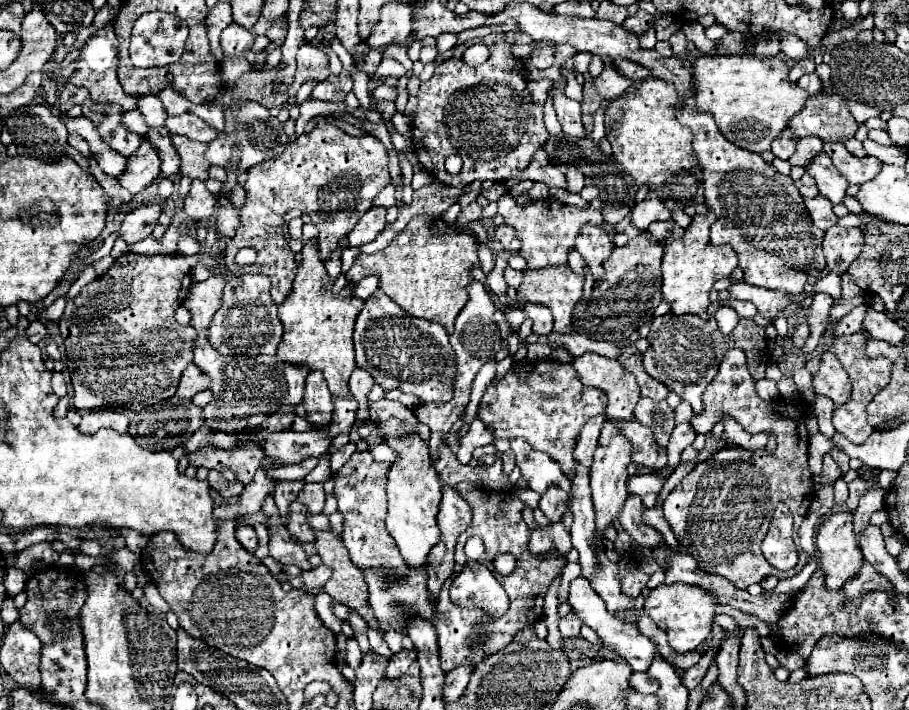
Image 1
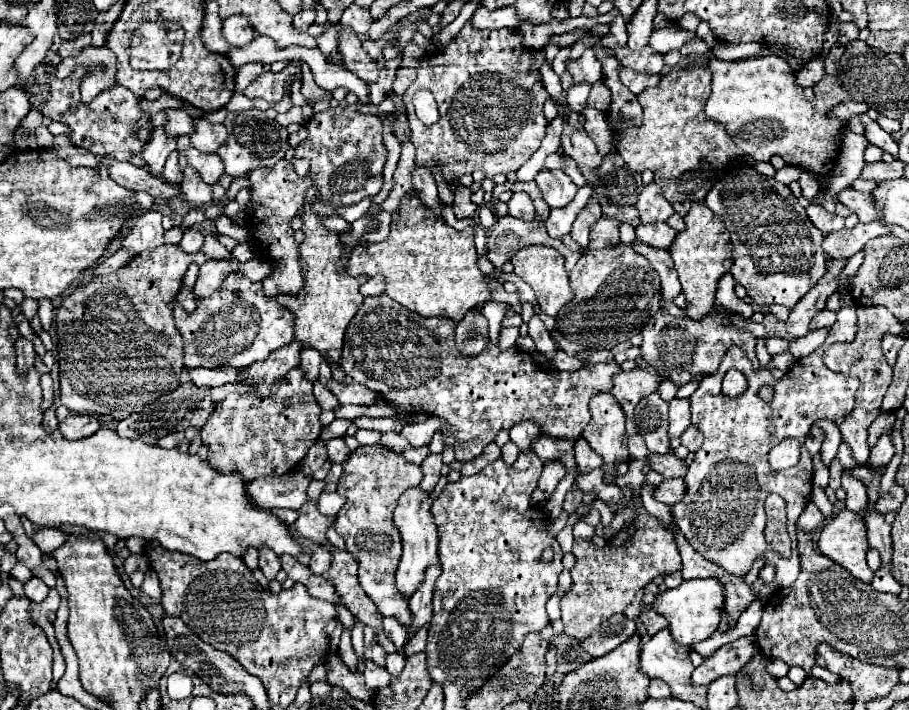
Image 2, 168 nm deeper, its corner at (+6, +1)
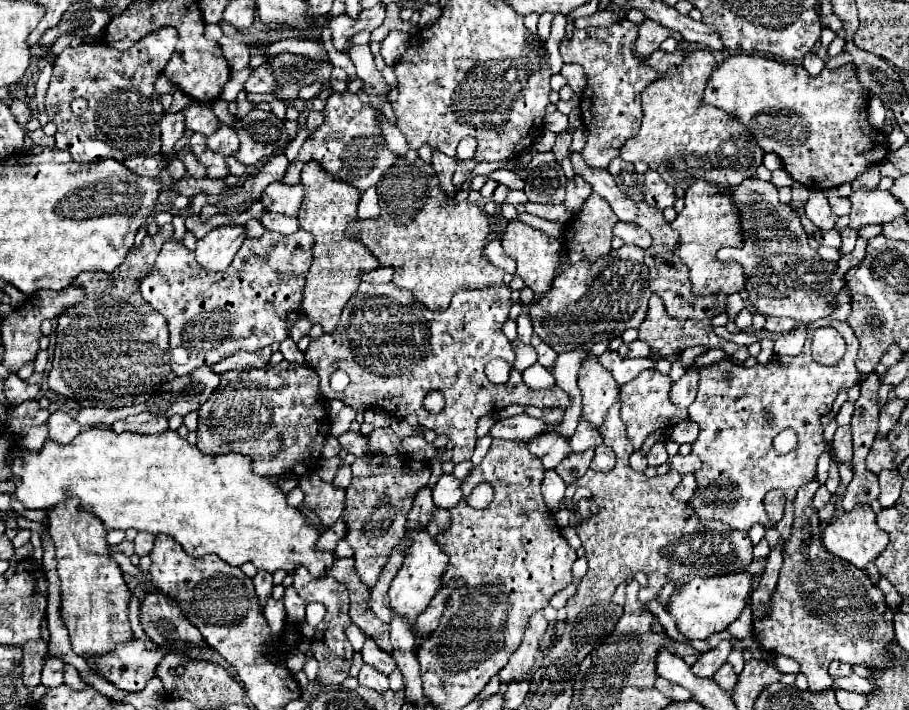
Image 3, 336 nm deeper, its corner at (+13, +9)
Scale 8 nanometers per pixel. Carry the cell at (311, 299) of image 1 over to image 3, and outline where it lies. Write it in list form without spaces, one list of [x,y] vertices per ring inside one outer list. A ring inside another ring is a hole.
[[[307,161],[301,171],[301,183],[305,187],[305,193],[299,209],[299,225],[305,231],[311,231],[315,237],[313,265],[307,273],[301,305],[311,323],[321,323],[323,331],[331,333],[339,321],[345,303],[357,291],[361,275],[377,269],[379,261],[365,245],[359,243],[357,237],[349,233],[349,223],[357,221],[357,205],[361,199],[361,191],[325,173],[325,169],[317,161]]]

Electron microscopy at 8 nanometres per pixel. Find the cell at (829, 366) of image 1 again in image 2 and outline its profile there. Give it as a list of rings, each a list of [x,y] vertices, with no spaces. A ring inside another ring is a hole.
[[[840,293],[840,301],[842,307],[838,309],[838,319],[824,343],[808,357],[798,359],[782,381],[770,383],[774,391],[770,405],[766,405],[766,401],[760,397],[760,387],[766,383],[766,369],[754,373],[744,349],[738,349],[736,345],[726,351],[718,373],[706,375],[694,395],[688,399],[691,423],[704,435],[704,443],[688,467],[688,473],[684,477],[686,491],[684,497],[672,505],[672,515],[696,553],[740,579],[748,575],[760,555],[766,557],[766,563],[778,569],[774,579],[776,587],[792,585],[800,573],[798,551],[794,551],[794,559],[782,559],[768,549],[764,541],[764,501],[770,493],[780,493],[780,497],[786,499],[788,533],[792,547],[796,549],[794,523],[810,503],[812,493],[812,455],[806,451],[804,439],[810,433],[814,421],[818,421],[820,417],[844,419],[854,409],[854,393],[858,389],[858,381],[854,377],[834,373],[822,361],[822,353],[826,353],[830,345],[844,343],[848,339],[854,339],[856,335],[856,305],[850,293]],[[732,367],[748,379],[748,391],[738,397],[728,397],[722,393],[724,373]],[[770,425],[774,427],[774,433],[768,431]],[[786,437],[800,439],[800,461],[792,469],[774,471],[768,465],[766,455],[776,443]]]

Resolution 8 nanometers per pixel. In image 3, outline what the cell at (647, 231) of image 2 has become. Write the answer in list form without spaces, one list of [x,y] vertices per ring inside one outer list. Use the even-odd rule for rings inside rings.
[[[619,221],[615,227],[613,227],[613,235],[615,237],[621,237],[625,243],[631,243],[631,245],[637,245],[641,249],[647,249],[651,245],[651,235],[641,229],[639,225],[633,225],[633,223],[623,223]]]

